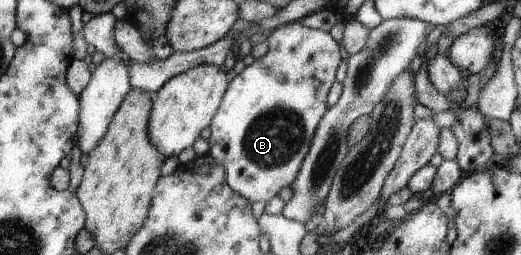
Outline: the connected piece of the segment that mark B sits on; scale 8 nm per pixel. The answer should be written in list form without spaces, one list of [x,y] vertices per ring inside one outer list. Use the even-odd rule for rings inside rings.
[[[301,21],[289,22],[267,32],[266,42],[268,43],[267,53],[263,57],[256,59],[254,63],[251,63],[248,67],[244,66],[241,73],[231,81],[230,87],[226,92],[226,97],[222,100],[220,108],[218,109],[218,113],[214,119],[211,120],[211,137],[208,139],[210,147],[208,154],[224,167],[227,185],[231,187],[235,193],[242,195],[249,201],[263,201],[263,203],[267,203],[269,199],[275,197],[283,187],[289,187],[298,176],[299,170],[302,168],[303,160],[307,152],[310,151],[314,133],[317,131],[322,117],[329,111],[327,97],[330,93],[330,89],[337,83],[335,80],[335,72],[341,61],[343,61],[341,51],[339,50],[340,46],[329,32],[309,28],[303,25]]]

